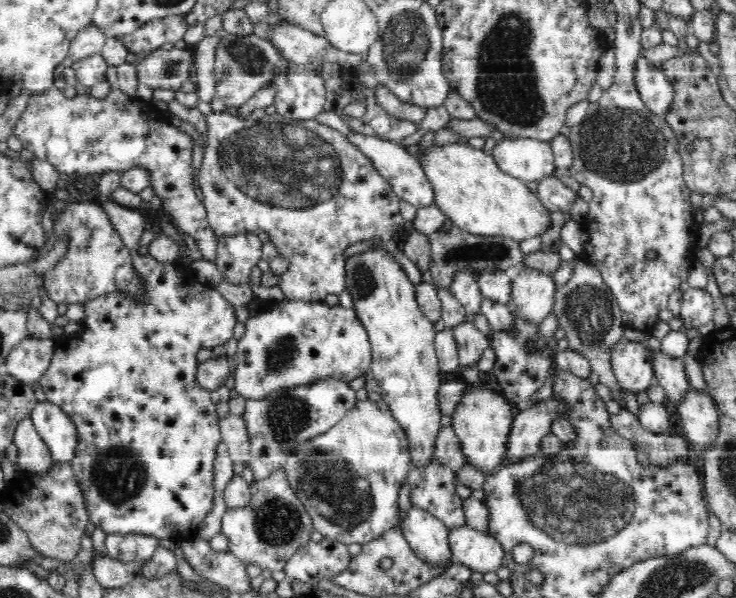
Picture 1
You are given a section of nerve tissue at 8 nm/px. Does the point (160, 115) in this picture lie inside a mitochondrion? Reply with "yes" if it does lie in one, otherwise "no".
no

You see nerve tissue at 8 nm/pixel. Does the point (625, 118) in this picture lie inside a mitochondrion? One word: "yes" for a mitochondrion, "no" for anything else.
yes

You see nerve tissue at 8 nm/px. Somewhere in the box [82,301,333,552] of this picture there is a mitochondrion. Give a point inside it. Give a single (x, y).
(117, 475)

